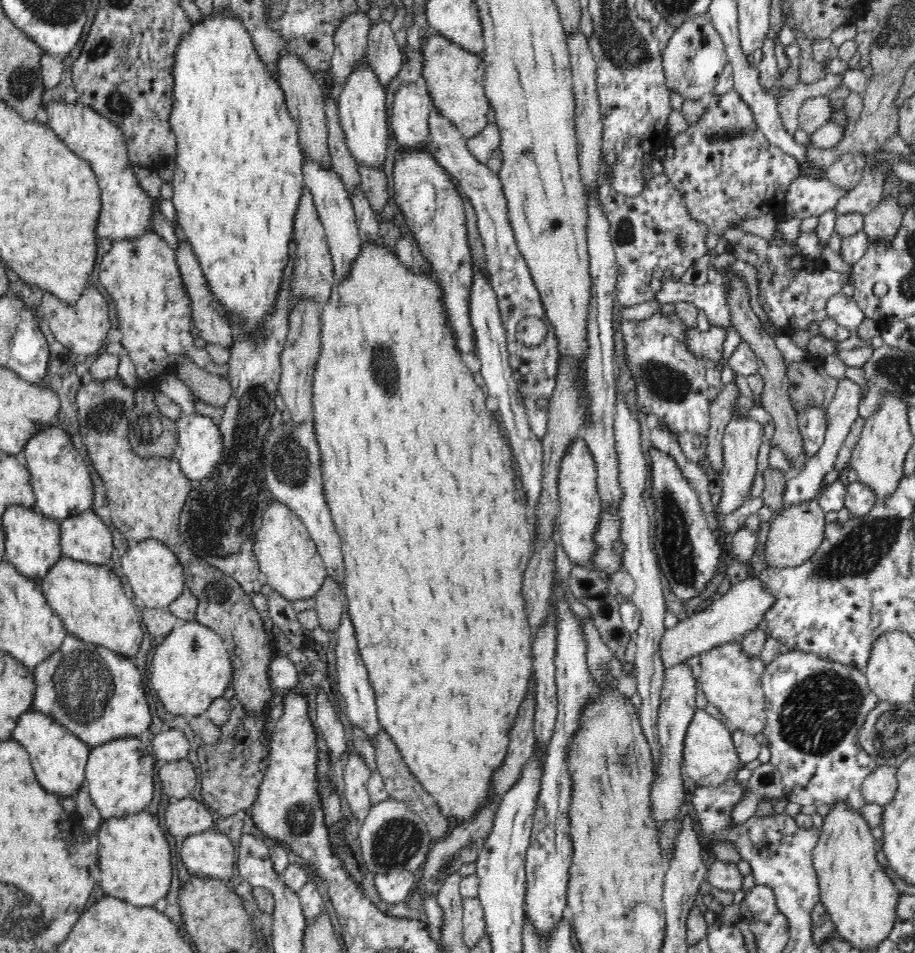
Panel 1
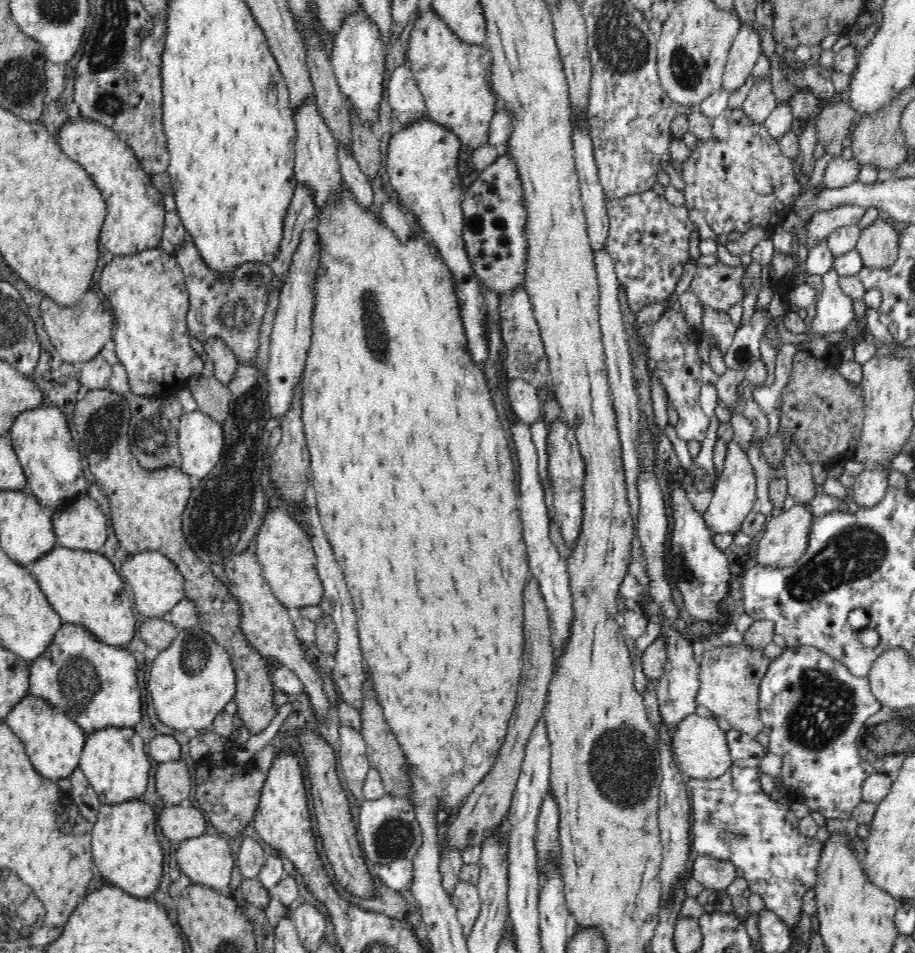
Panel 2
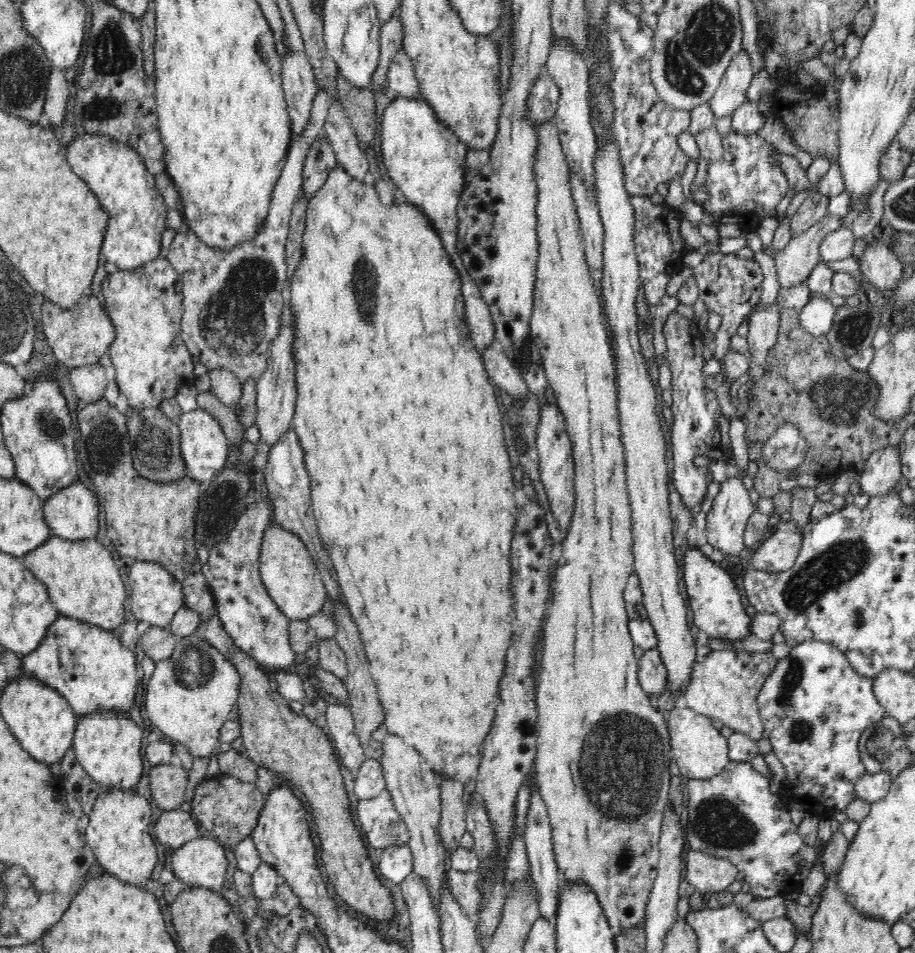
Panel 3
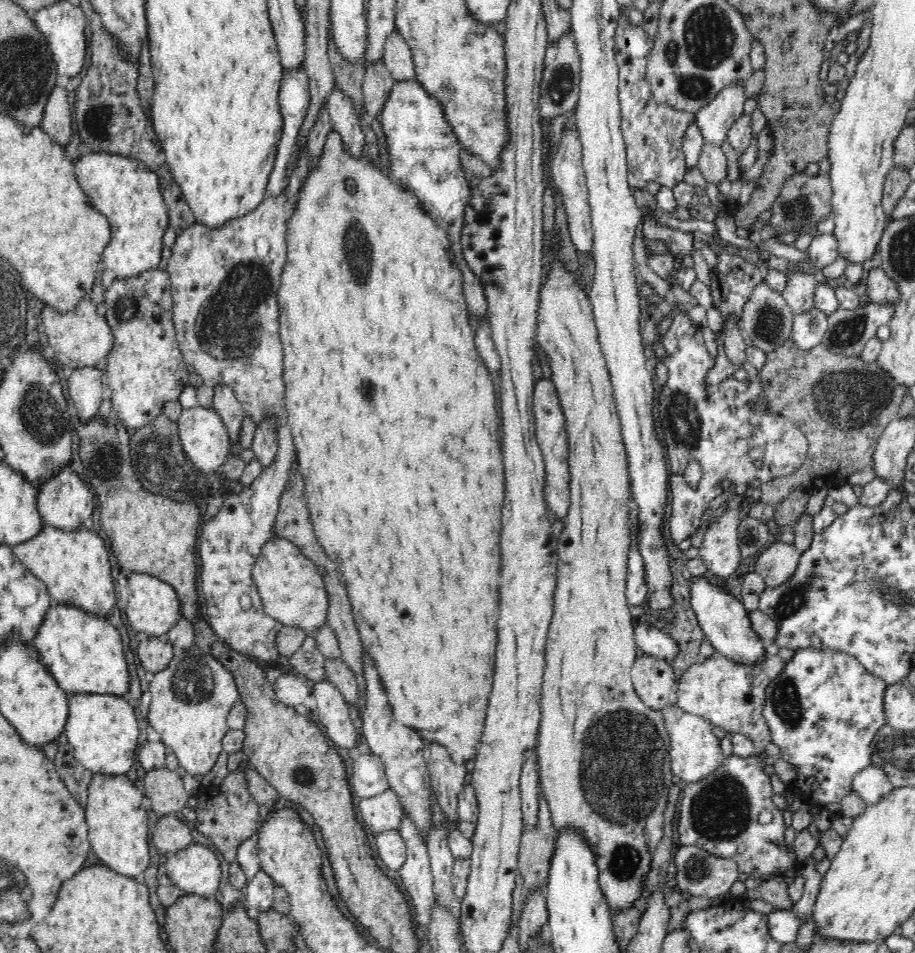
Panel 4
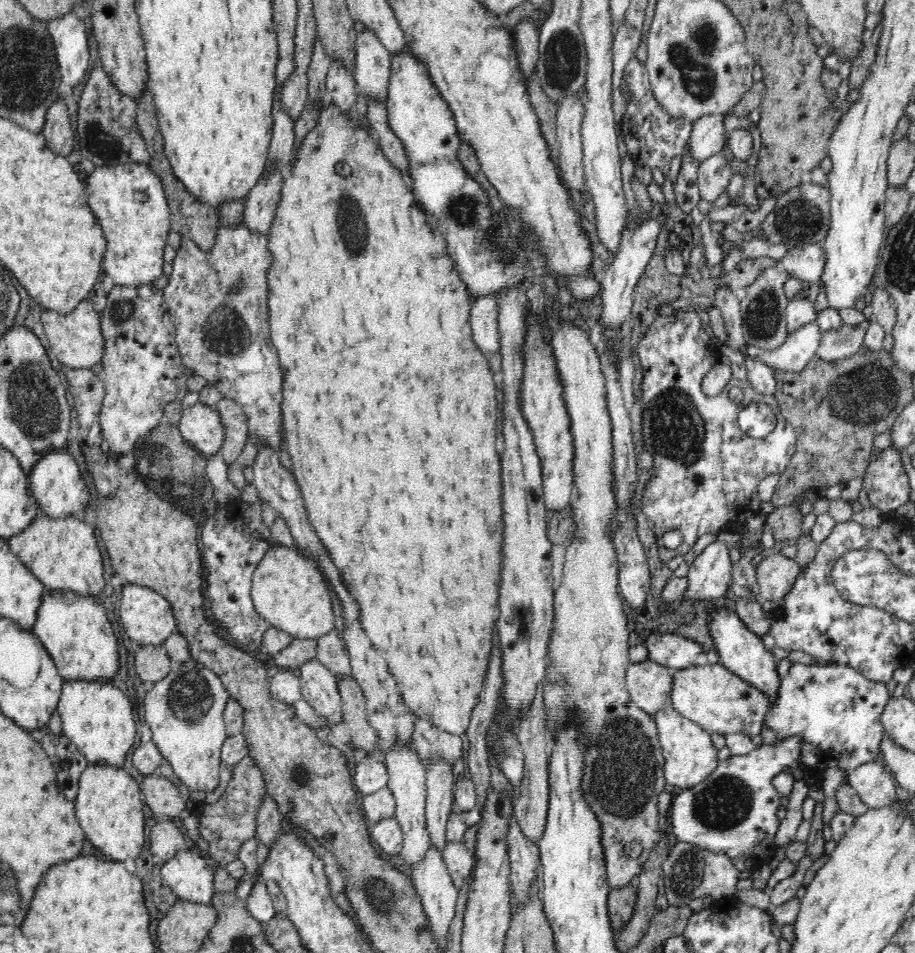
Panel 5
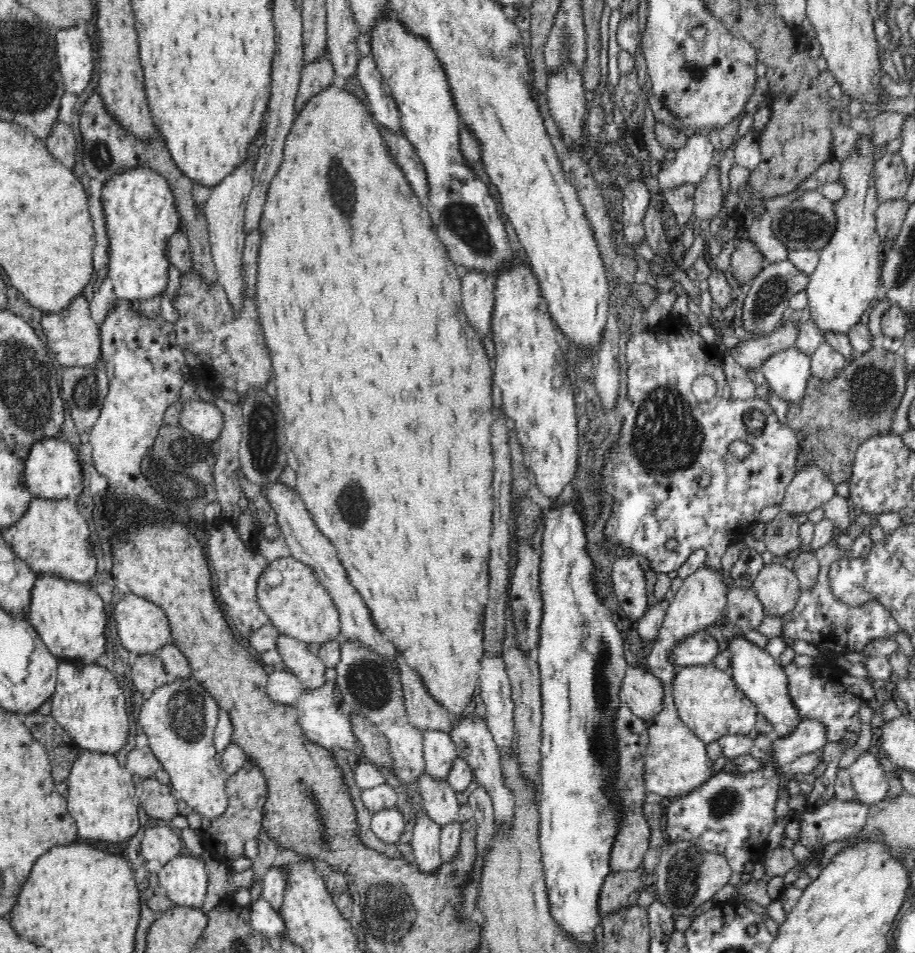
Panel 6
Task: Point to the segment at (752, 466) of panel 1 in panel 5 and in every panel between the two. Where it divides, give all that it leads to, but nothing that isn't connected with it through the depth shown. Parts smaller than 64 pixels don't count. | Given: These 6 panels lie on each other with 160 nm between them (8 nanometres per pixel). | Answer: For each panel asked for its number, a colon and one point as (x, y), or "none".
2: (735, 491)
3: (732, 507)
4: (719, 552)
5: (709, 577)

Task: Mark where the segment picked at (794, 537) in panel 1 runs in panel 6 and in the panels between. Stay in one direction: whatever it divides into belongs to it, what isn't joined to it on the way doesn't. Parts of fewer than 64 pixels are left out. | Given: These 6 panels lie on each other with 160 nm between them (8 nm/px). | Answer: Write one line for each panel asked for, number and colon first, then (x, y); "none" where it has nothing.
2: (785, 538)
3: (778, 553)
4: (776, 565)
5: (776, 574)
6: (778, 589)

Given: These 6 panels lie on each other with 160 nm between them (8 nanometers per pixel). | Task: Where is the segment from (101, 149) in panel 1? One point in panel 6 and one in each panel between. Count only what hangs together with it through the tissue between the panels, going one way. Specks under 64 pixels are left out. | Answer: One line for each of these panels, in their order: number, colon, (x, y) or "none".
2: (135, 215)
3: (115, 173)
4: (126, 191)
5: (129, 199)
6: (139, 204)

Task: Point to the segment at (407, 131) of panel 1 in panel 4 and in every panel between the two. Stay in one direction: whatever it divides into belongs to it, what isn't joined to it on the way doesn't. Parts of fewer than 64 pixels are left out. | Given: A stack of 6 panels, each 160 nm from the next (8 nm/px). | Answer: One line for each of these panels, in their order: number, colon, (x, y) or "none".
2: (406, 100)
3: (402, 80)
4: (397, 57)

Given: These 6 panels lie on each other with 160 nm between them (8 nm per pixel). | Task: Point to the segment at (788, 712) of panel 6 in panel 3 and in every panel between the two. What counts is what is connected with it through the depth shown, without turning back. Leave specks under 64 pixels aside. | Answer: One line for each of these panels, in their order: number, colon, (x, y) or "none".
3: (715, 601)
4: (724, 620)
5: (742, 652)

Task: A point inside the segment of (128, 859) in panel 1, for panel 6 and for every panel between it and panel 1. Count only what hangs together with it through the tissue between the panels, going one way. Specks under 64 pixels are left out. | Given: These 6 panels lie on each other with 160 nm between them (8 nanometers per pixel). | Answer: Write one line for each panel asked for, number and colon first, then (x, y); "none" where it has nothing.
2: (125, 847)
3: (118, 832)
4: (117, 822)
5: (108, 807)
6: (101, 799)

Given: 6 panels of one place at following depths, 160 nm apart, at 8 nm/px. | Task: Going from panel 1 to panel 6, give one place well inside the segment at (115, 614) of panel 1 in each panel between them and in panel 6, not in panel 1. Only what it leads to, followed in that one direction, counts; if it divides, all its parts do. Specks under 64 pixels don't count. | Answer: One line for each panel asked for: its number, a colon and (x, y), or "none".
2: (83, 587)
3: (83, 582)
4: (73, 564)
5: (61, 552)
6: (51, 536)

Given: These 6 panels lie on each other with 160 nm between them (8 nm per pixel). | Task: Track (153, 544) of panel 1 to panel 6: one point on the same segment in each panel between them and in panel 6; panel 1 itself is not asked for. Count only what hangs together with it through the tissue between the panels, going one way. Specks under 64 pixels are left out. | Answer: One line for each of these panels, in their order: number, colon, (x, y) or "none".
2: (157, 584)
3: (155, 596)
4: (153, 607)
5: (147, 618)
6: (142, 626)

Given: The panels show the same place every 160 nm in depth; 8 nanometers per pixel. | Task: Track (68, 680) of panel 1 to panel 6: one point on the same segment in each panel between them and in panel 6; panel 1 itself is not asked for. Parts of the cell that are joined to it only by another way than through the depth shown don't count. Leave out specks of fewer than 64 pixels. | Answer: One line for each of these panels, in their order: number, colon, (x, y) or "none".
2: (94, 683)
3: (90, 667)
4: (83, 651)
5: (75, 630)
6: (69, 616)

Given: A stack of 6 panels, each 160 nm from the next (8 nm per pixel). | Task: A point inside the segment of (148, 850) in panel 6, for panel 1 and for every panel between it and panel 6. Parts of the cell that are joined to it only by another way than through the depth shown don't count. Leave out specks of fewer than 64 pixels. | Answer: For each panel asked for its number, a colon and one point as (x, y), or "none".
1: (184, 817)
2: (180, 822)
3: (174, 828)
4: (170, 834)
5: (166, 840)

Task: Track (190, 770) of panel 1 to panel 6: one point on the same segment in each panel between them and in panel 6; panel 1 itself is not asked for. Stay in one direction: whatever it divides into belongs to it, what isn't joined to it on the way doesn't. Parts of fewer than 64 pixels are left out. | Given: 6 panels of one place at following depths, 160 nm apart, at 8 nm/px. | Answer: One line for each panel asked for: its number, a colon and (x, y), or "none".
2: (173, 783)
3: (167, 783)
4: (165, 793)
5: (162, 796)
6: (157, 800)

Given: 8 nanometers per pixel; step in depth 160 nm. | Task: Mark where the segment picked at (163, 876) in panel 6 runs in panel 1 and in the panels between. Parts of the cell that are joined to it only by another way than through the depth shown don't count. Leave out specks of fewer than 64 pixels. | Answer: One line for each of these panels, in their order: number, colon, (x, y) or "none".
1: (211, 854)
2: (206, 860)
3: (201, 862)
4: (195, 869)
5: (190, 875)

